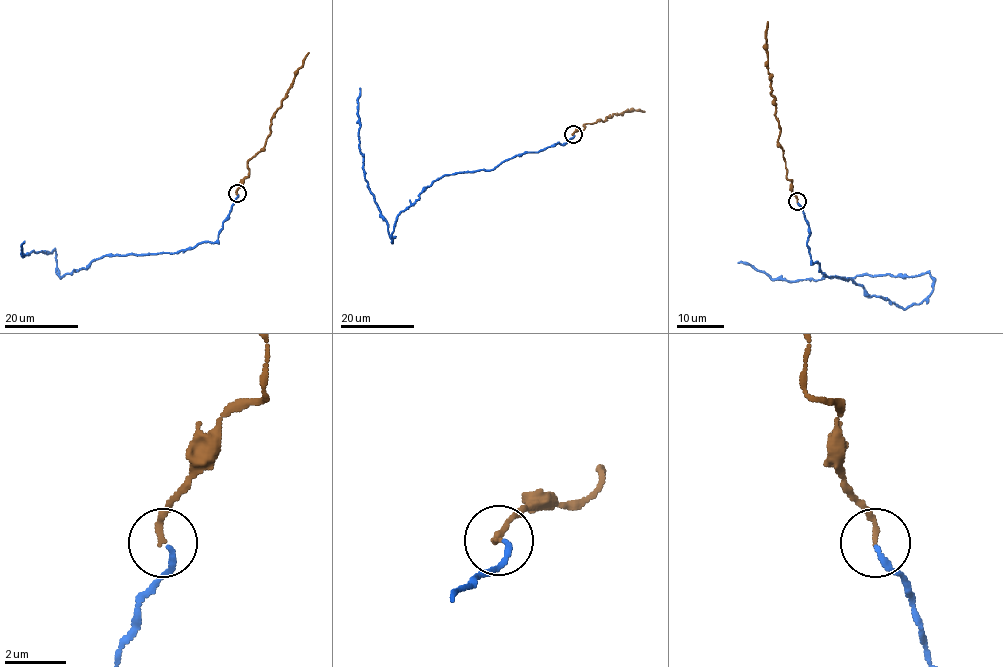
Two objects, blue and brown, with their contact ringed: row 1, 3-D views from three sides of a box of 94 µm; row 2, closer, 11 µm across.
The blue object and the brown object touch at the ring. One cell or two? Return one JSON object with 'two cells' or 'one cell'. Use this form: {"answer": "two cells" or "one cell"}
{"answer": "two cells"}

